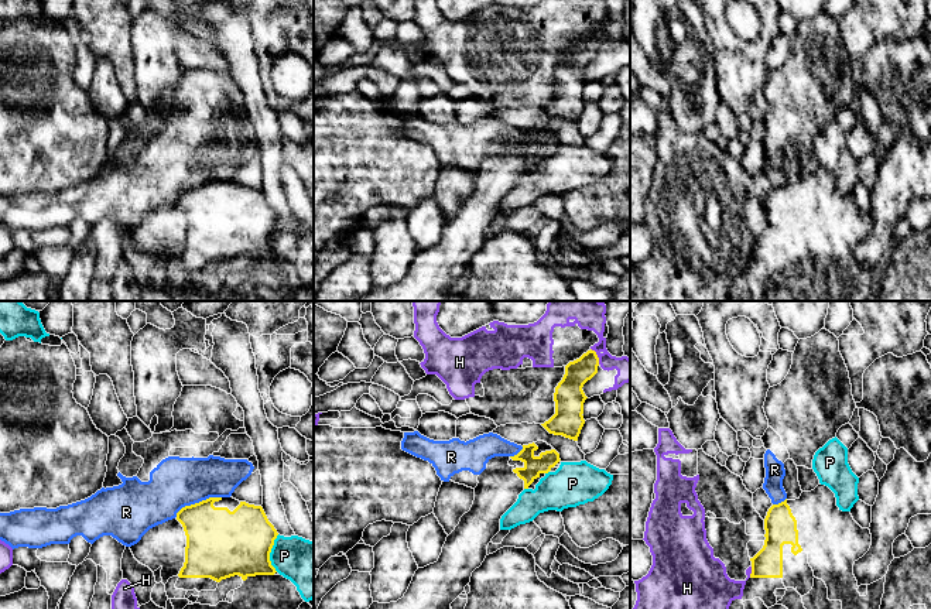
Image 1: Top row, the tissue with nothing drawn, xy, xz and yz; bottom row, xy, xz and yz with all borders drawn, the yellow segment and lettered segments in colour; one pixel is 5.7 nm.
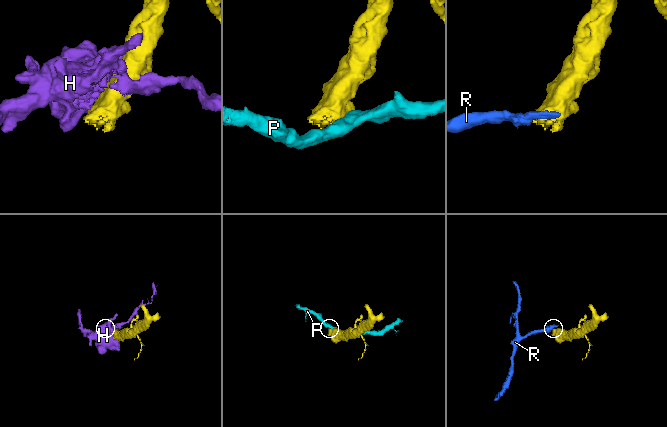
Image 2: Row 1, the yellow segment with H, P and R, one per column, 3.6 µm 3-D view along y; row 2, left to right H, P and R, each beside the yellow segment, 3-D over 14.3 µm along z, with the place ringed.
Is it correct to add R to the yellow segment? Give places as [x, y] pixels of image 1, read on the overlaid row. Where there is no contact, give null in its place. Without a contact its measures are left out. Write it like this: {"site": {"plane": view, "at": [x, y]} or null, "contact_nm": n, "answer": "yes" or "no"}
{"site": {"plane": "xy", "at": [197, 503]}, "contact_nm": 280, "answer": "no"}

